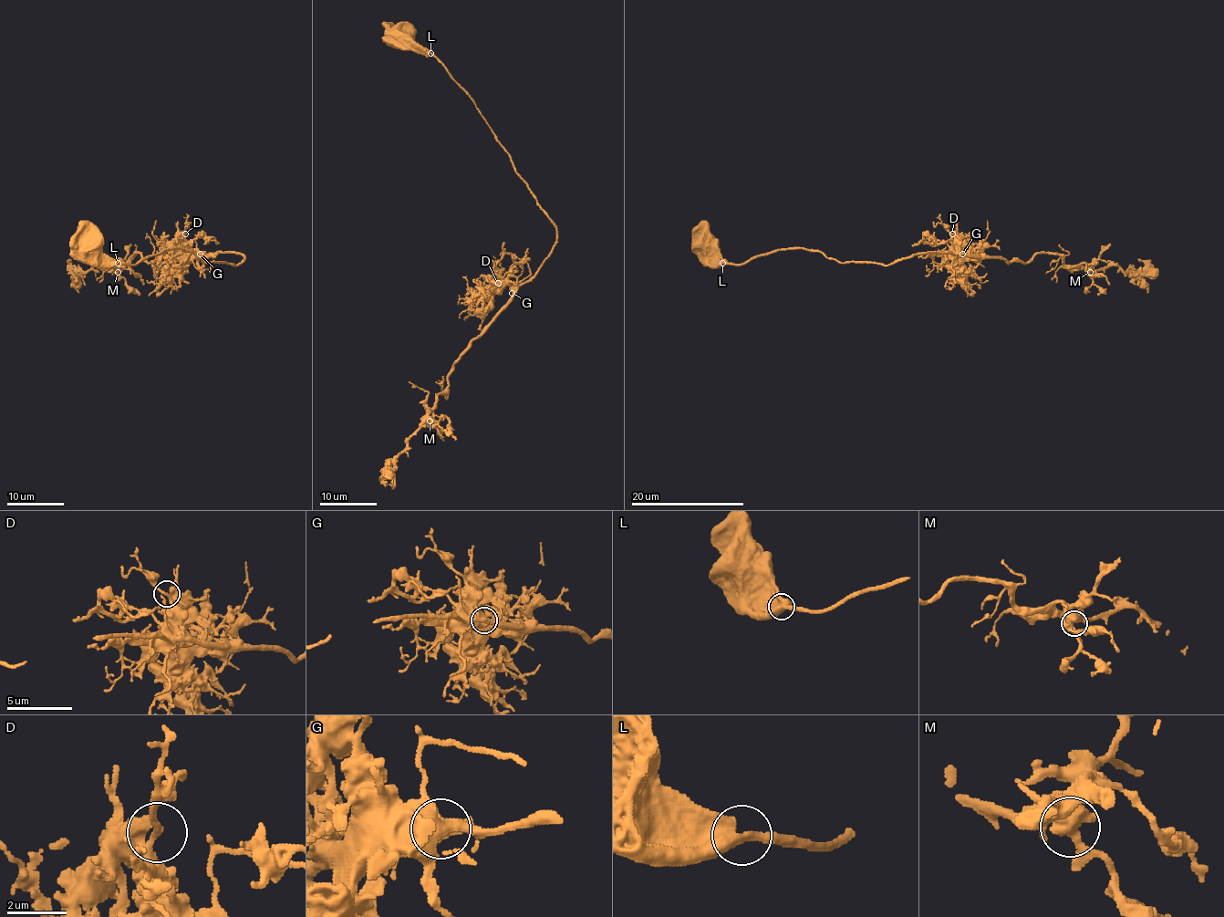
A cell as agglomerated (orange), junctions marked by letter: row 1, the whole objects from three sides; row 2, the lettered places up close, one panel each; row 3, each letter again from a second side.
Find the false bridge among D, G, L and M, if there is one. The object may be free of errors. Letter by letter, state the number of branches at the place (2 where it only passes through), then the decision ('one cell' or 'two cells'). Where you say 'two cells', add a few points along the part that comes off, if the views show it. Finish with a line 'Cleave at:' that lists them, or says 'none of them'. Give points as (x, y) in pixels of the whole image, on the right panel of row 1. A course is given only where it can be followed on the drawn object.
D: 2 branches meet; one cell
G: 2 branches meet; one cell
L: 2 branches meet; two cells; foreign part runs (723, 262), (796, 248), (888, 265), (938, 252), (1056, 252), (1124, 271), (1138, 259)
M: 2 branches meet; one cell
Cleave at: L

